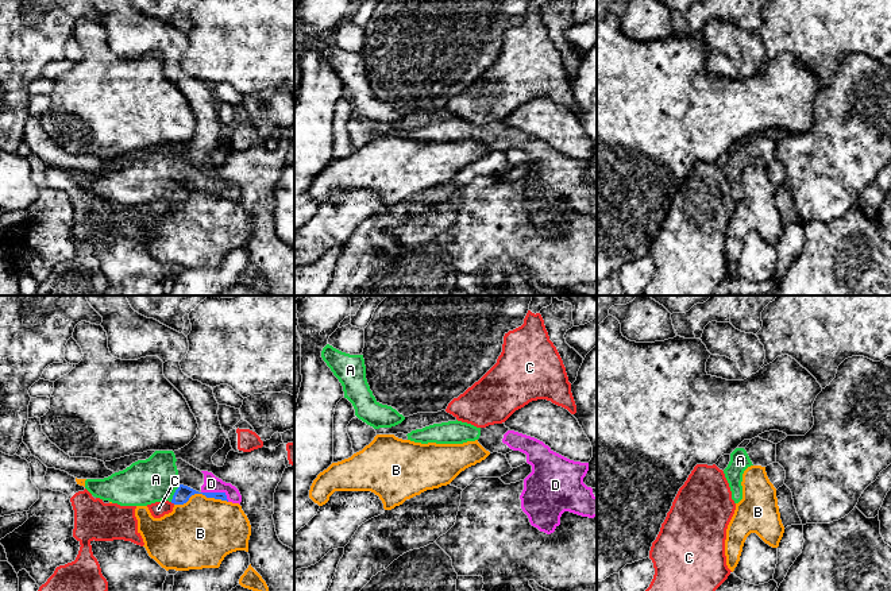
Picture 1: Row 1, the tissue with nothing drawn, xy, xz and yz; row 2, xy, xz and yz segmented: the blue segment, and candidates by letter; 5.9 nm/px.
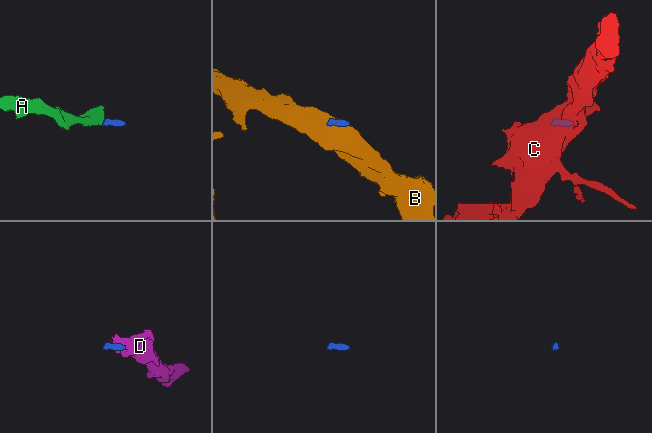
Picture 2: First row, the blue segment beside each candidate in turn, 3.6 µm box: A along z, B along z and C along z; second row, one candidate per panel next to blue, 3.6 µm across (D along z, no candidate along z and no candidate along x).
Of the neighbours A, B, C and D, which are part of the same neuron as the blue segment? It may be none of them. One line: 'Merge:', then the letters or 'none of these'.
Merge: A, D

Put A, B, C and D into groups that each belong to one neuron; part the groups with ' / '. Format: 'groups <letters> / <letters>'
groups A D / B / C

